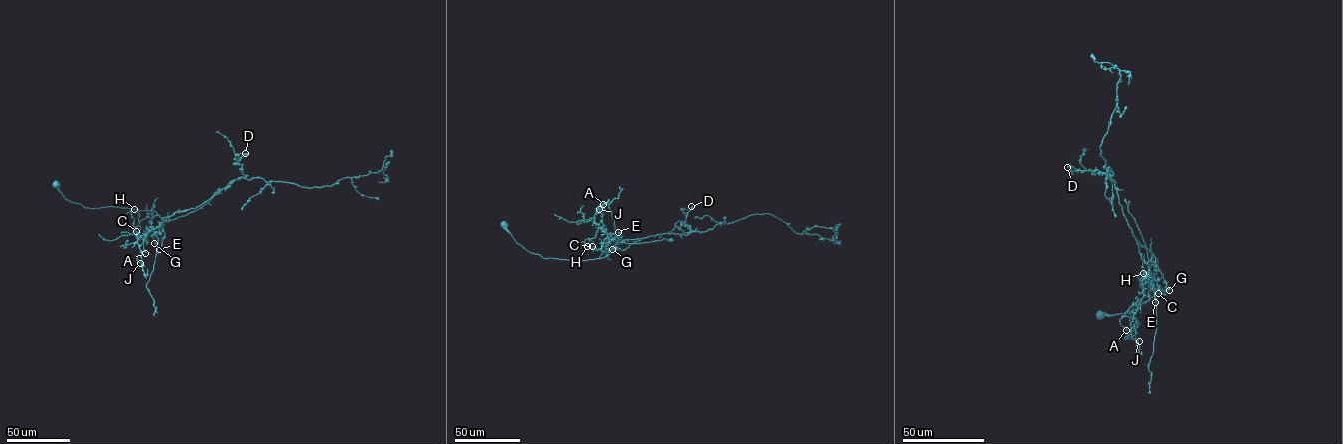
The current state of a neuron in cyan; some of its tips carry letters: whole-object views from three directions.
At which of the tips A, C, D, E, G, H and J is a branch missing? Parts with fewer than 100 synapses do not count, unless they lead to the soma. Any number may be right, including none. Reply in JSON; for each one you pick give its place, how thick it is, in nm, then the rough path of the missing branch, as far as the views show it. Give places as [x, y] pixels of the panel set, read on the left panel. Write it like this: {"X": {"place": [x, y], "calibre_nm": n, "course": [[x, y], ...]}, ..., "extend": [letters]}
{"extend": []}

